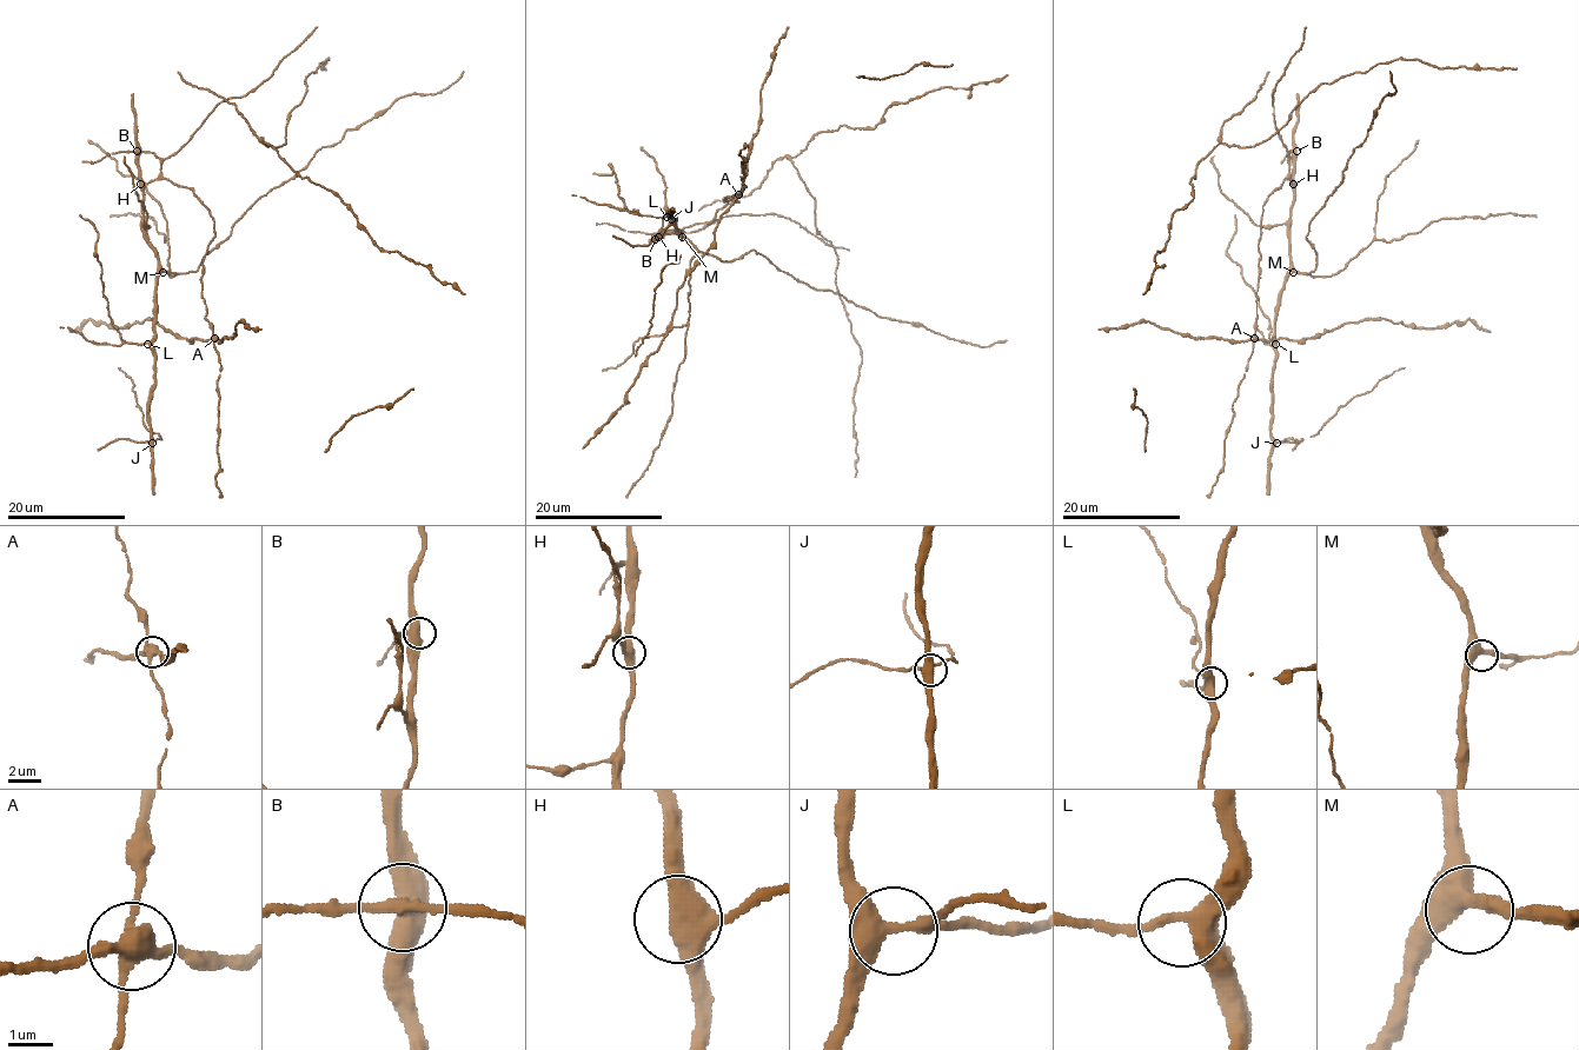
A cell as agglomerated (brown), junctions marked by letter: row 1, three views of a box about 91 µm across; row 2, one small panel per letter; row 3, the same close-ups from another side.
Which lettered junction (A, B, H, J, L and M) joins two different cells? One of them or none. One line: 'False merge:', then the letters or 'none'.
False merge: A

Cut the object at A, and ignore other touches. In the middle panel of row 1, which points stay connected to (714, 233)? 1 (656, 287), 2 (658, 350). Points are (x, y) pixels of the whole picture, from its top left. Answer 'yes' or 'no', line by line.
1: no
2: yes

